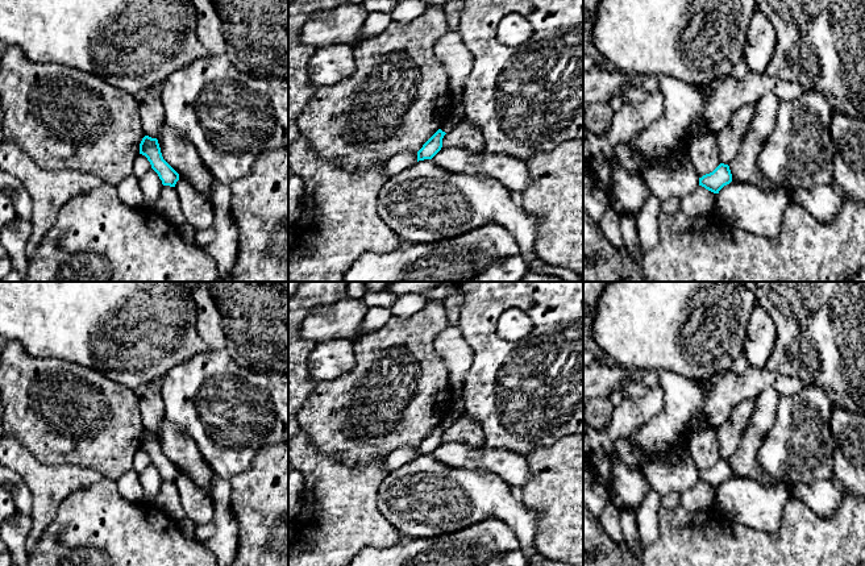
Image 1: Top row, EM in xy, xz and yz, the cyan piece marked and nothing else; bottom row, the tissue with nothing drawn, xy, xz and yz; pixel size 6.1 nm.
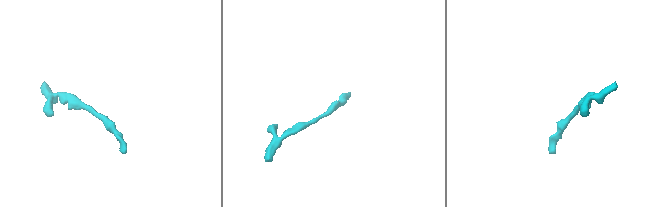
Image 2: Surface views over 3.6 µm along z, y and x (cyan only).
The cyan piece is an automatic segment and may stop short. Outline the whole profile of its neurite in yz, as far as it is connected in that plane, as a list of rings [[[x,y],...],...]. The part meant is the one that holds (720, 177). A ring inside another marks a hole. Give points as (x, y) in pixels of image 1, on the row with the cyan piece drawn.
[[[720,163],[712,172],[699,178],[699,186],[719,193],[719,191],[732,182],[732,174],[728,165]]]

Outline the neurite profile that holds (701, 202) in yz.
[[[698,186],[691,193],[681,200],[679,212],[687,217],[696,219],[699,216],[716,211],[718,193]]]

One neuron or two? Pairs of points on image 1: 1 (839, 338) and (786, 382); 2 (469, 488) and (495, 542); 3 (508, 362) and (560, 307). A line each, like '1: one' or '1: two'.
1: two
2: two
3: one

